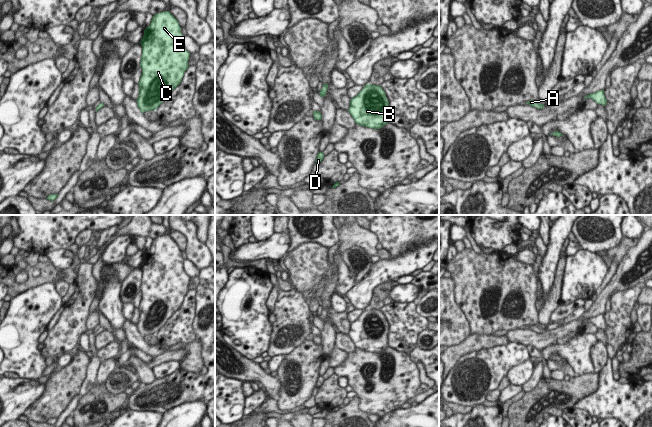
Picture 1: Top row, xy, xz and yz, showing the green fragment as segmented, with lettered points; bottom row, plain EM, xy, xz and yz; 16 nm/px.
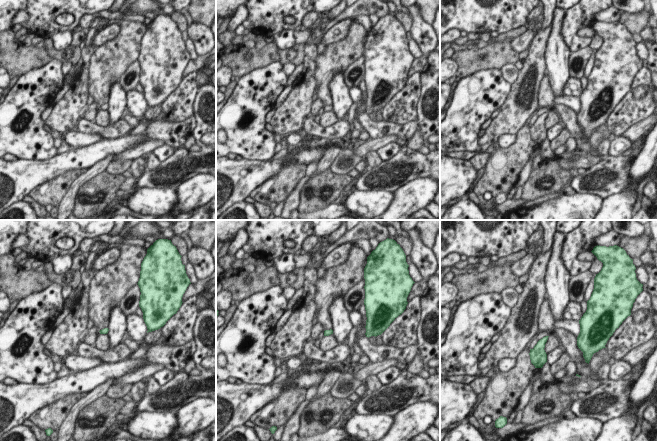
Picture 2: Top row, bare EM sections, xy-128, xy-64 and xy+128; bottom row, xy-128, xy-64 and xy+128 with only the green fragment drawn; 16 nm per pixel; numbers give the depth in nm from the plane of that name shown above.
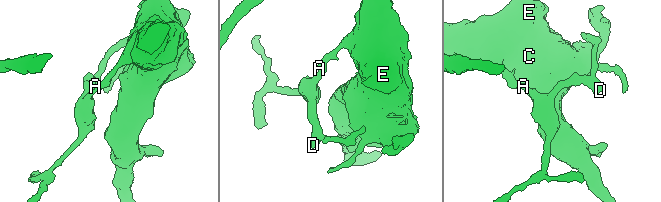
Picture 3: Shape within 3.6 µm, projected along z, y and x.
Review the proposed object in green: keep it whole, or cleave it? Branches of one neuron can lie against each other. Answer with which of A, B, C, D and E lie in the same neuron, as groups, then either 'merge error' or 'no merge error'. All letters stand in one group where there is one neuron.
A B C D E; no merge error

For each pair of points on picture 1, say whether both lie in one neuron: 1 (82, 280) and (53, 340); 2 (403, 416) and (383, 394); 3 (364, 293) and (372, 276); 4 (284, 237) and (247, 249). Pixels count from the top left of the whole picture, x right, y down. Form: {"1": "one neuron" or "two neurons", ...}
{"1": "one neuron", "2": "two neurons", "3": "one neuron", "4": "one neuron"}

